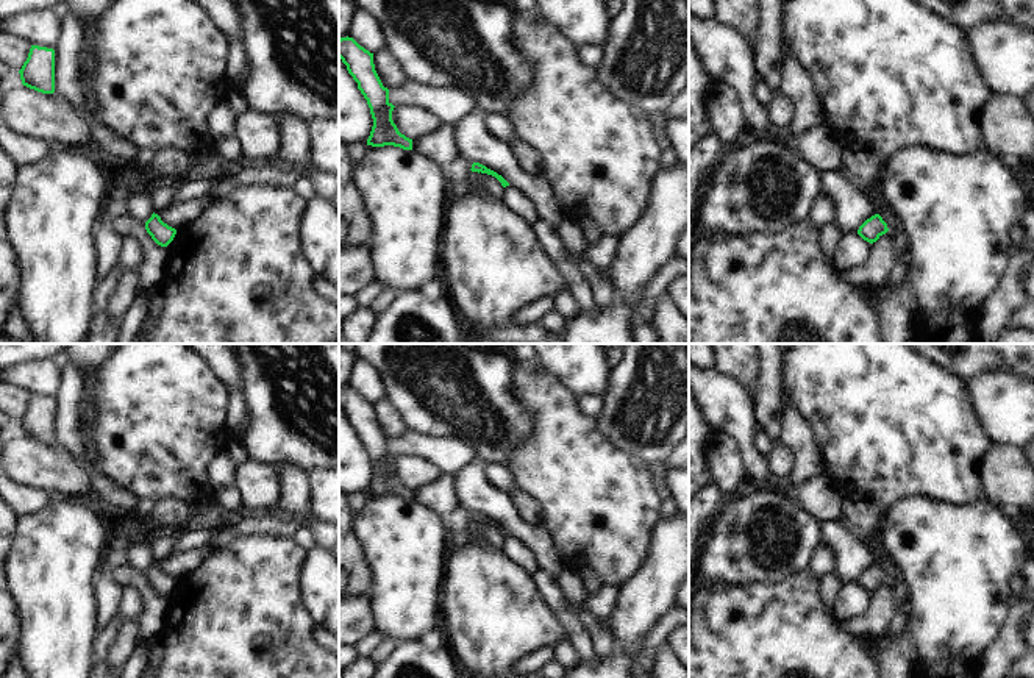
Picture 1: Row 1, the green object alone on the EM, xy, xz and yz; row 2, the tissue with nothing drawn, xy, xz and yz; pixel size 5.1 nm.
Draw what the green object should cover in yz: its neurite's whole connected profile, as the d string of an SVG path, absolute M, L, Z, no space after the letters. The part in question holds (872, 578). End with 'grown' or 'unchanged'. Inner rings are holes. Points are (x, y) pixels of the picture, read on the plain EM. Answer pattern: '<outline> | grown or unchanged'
M875 564L859 576L858 584L864 591L873 594L887 581L889 581L887 573L882 570L879 564Z | unchanged

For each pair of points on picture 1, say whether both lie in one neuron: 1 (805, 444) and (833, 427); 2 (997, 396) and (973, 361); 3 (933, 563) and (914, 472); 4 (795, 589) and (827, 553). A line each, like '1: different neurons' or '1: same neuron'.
1: different neurons
2: different neurons
3: different neurons
4: different neurons

